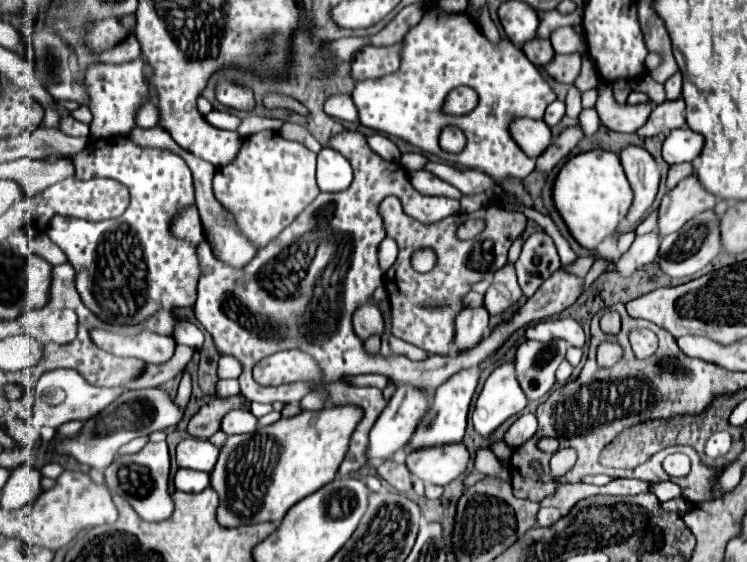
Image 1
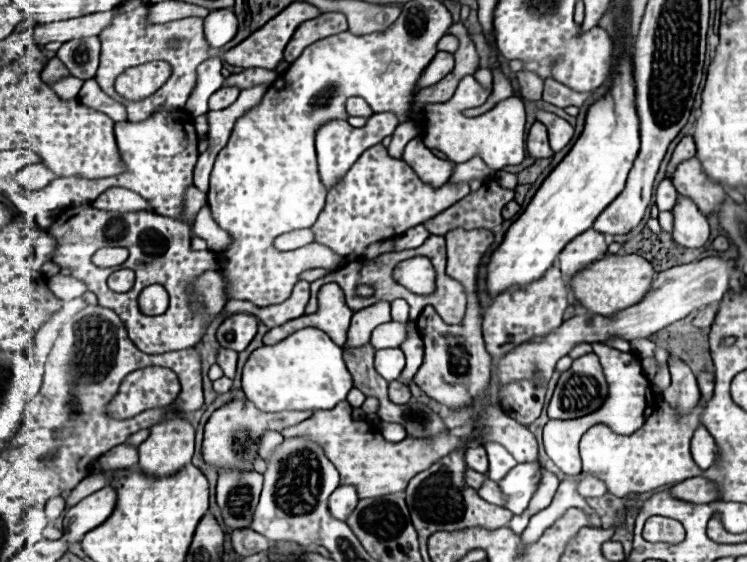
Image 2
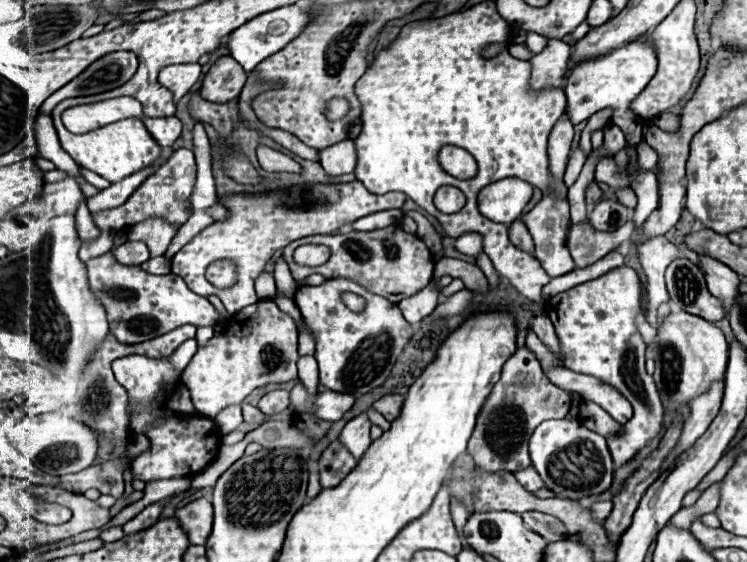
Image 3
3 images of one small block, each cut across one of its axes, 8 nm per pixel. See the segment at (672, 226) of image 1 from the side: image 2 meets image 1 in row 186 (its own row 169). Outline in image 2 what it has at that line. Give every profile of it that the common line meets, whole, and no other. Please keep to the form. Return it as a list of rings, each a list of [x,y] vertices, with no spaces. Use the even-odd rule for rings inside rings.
[[[690,158],[690,162],[680,162],[672,174],[672,184],[678,194],[684,194],[696,202],[702,214],[716,212],[716,206],[726,198],[726,192],[718,182],[710,182],[698,158]]]

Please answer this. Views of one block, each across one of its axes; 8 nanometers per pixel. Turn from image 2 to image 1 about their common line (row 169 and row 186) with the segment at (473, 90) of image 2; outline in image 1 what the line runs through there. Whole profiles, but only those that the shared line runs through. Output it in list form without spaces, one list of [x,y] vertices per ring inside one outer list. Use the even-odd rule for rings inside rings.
[[[426,8],[424,18],[404,36],[402,40],[402,52],[400,52],[400,70],[394,72],[392,76],[376,78],[376,80],[360,80],[354,86],[352,92],[354,104],[360,114],[360,122],[366,128],[374,128],[378,132],[384,132],[388,136],[400,138],[416,148],[420,148],[426,154],[434,154],[440,160],[452,164],[452,166],[462,166],[470,170],[480,170],[486,176],[492,178],[494,186],[488,188],[488,200],[502,198],[502,184],[504,180],[524,180],[532,170],[534,170],[534,158],[526,156],[520,146],[512,140],[510,136],[510,124],[516,118],[532,118],[532,120],[542,120],[544,110],[550,102],[556,100],[556,94],[548,86],[548,82],[542,78],[540,70],[530,64],[526,54],[516,48],[510,40],[502,38],[500,42],[490,42],[478,26],[468,18],[468,14],[448,14],[442,8]],[[456,86],[470,86],[478,92],[480,102],[478,106],[466,114],[466,116],[444,116],[442,114],[442,104],[446,94],[456,88]],[[446,126],[456,126],[464,132],[466,136],[466,148],[450,156],[440,150],[438,146],[438,136]]]

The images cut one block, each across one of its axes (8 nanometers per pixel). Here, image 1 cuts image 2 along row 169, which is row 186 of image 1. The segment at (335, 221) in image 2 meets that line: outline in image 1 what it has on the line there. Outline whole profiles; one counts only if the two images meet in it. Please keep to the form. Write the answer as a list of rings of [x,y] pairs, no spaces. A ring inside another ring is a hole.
[[[348,130],[348,132],[342,132],[342,134],[334,136],[330,140],[330,148],[338,150],[352,164],[354,182],[350,184],[350,188],[344,190],[344,192],[336,192],[336,194],[324,194],[322,192],[288,228],[284,228],[280,232],[280,236],[276,236],[270,244],[260,248],[256,252],[256,256],[250,260],[250,264],[246,264],[240,270],[232,268],[230,264],[218,260],[212,254],[212,248],[206,240],[198,246],[198,258],[202,258],[202,280],[198,280],[198,300],[196,300],[196,306],[194,306],[194,314],[196,314],[196,320],[212,334],[214,344],[220,350],[220,354],[230,354],[230,356],[234,356],[242,362],[242,374],[240,374],[238,382],[240,382],[242,394],[248,400],[270,402],[270,404],[280,400],[280,402],[286,402],[286,404],[298,404],[310,392],[310,388],[306,388],[306,384],[298,384],[298,382],[284,384],[284,386],[260,386],[260,384],[254,382],[252,368],[256,366],[258,358],[274,354],[276,346],[284,348],[284,350],[288,350],[290,346],[296,346],[296,348],[308,352],[310,356],[314,356],[318,360],[322,372],[326,372],[326,380],[336,380],[336,378],[344,378],[344,376],[358,376],[358,374],[382,374],[382,376],[390,378],[396,386],[408,384],[408,386],[414,386],[418,390],[434,392],[450,376],[486,360],[520,326],[530,324],[530,322],[538,322],[538,320],[544,320],[544,318],[552,318],[552,316],[560,314],[564,308],[572,306],[576,302],[576,298],[580,296],[582,280],[572,276],[572,274],[566,274],[564,270],[558,270],[558,272],[554,272],[554,276],[550,276],[538,288],[536,296],[532,296],[508,324],[502,324],[502,326],[494,328],[492,334],[488,334],[486,340],[482,340],[482,344],[478,344],[478,348],[474,352],[466,352],[466,356],[430,356],[424,362],[414,362],[414,360],[408,360],[406,356],[398,356],[394,352],[390,352],[390,356],[382,356],[380,352],[378,354],[368,354],[366,348],[364,348],[364,342],[354,334],[352,314],[360,304],[370,300],[372,292],[378,286],[384,284],[384,272],[378,266],[378,246],[386,238],[382,216],[378,212],[380,202],[386,196],[394,194],[402,200],[402,206],[406,214],[425,224],[440,221],[460,212],[460,202],[444,196],[424,196],[424,194],[416,192],[410,186],[408,174],[404,172],[404,168],[398,162],[384,162],[382,158],[378,158],[368,148],[366,138],[358,132]]]

